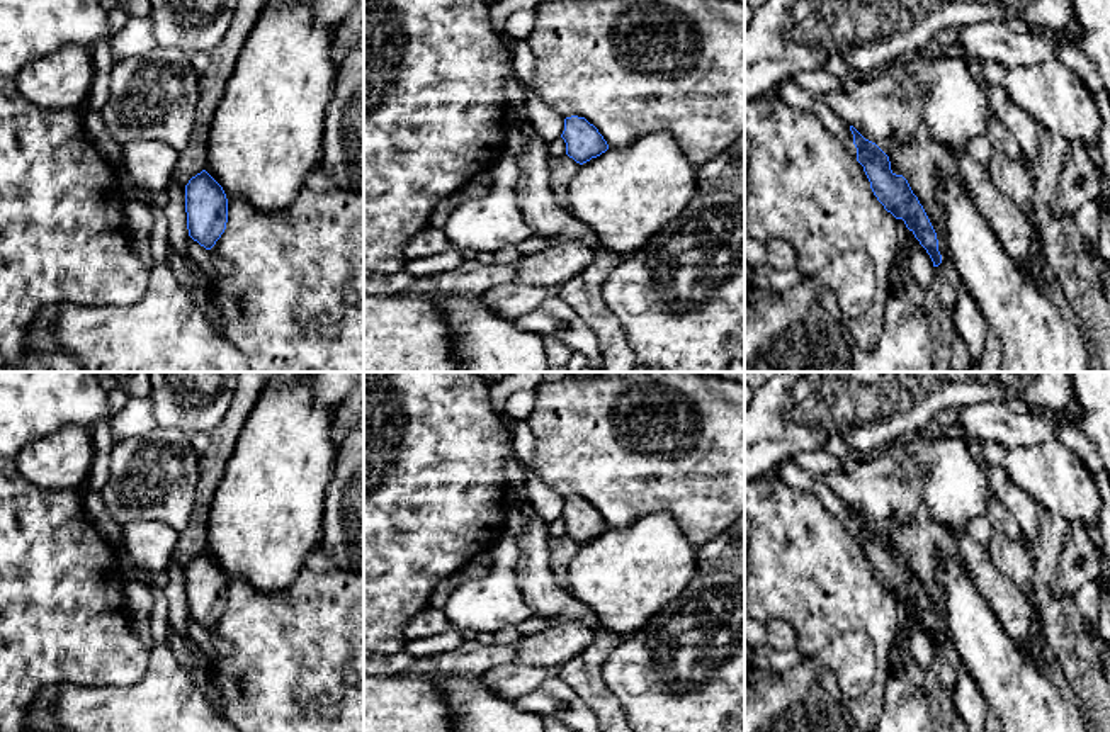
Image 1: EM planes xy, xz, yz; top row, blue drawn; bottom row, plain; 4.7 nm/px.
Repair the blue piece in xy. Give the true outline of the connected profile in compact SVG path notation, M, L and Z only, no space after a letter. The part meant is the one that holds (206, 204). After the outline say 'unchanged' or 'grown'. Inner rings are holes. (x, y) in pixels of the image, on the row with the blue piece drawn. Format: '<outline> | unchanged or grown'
M202 170L185 185L189 236L211 250L226 229L228 199L223 187Z | unchanged

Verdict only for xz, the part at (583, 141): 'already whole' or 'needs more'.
already whole

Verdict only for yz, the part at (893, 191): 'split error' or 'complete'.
complete

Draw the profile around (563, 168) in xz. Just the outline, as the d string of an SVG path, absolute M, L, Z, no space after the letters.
M563 155L551 158L549 166L551 166L551 178L549 178L551 189L561 200L564 200L568 194L568 185L581 165L576 163L568 155Z

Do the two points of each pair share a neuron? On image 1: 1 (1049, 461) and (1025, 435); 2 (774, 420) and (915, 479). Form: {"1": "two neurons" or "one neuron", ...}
{"1": "two neurons", "2": "two neurons"}

